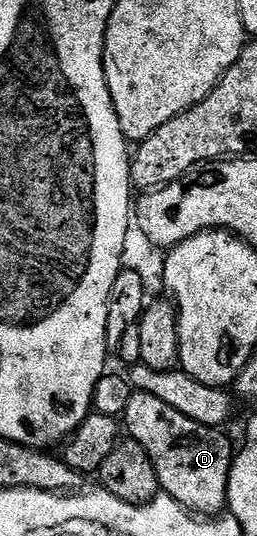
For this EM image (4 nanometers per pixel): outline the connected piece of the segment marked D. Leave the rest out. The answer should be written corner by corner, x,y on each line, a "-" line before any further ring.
139,392
130,396
130,404
122,418
127,433
128,430
132,433
129,434
131,441
142,444
146,456
150,456
160,489
167,497
197,516
216,516
227,507
234,446
232,450
219,429
198,424
198,420
190,420
190,416
182,416
178,408
170,408
170,404
158,400
158,396

